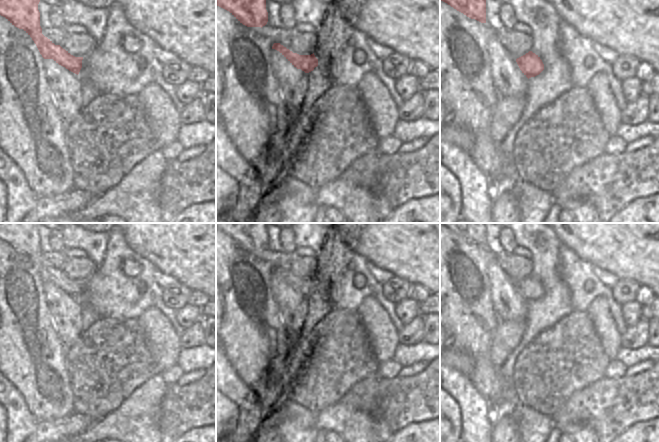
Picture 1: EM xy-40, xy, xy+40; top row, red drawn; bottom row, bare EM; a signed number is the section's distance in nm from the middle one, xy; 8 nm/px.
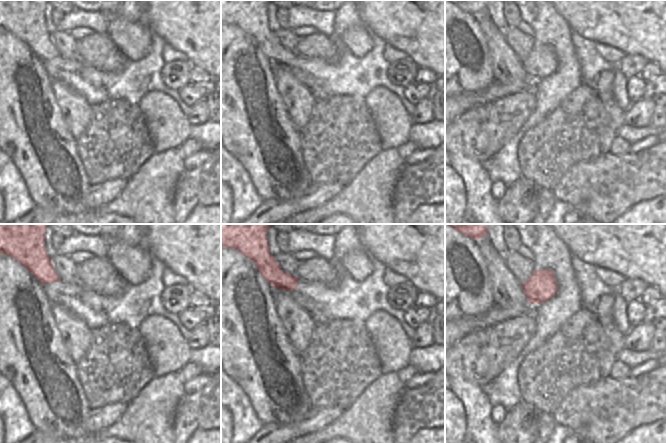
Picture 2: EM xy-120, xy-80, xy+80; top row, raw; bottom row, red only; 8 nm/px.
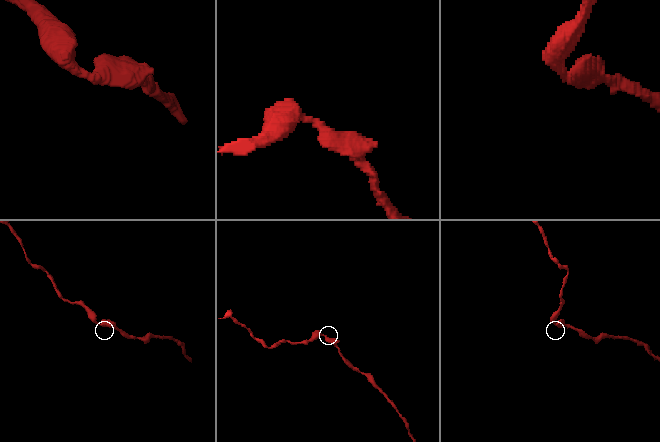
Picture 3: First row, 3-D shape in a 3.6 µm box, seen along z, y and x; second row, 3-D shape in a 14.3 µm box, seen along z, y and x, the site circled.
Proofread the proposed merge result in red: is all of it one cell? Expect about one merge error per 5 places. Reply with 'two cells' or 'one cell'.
one cell

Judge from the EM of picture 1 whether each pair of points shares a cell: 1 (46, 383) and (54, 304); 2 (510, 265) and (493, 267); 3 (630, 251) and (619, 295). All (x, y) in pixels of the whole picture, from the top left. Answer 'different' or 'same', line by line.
1: different
2: different
3: different

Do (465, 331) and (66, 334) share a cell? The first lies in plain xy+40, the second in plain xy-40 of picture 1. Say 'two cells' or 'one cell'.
two cells

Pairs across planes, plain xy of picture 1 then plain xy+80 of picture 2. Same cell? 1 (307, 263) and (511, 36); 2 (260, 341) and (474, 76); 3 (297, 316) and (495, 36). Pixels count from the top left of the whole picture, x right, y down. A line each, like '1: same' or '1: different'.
1: same
2: same
3: same

